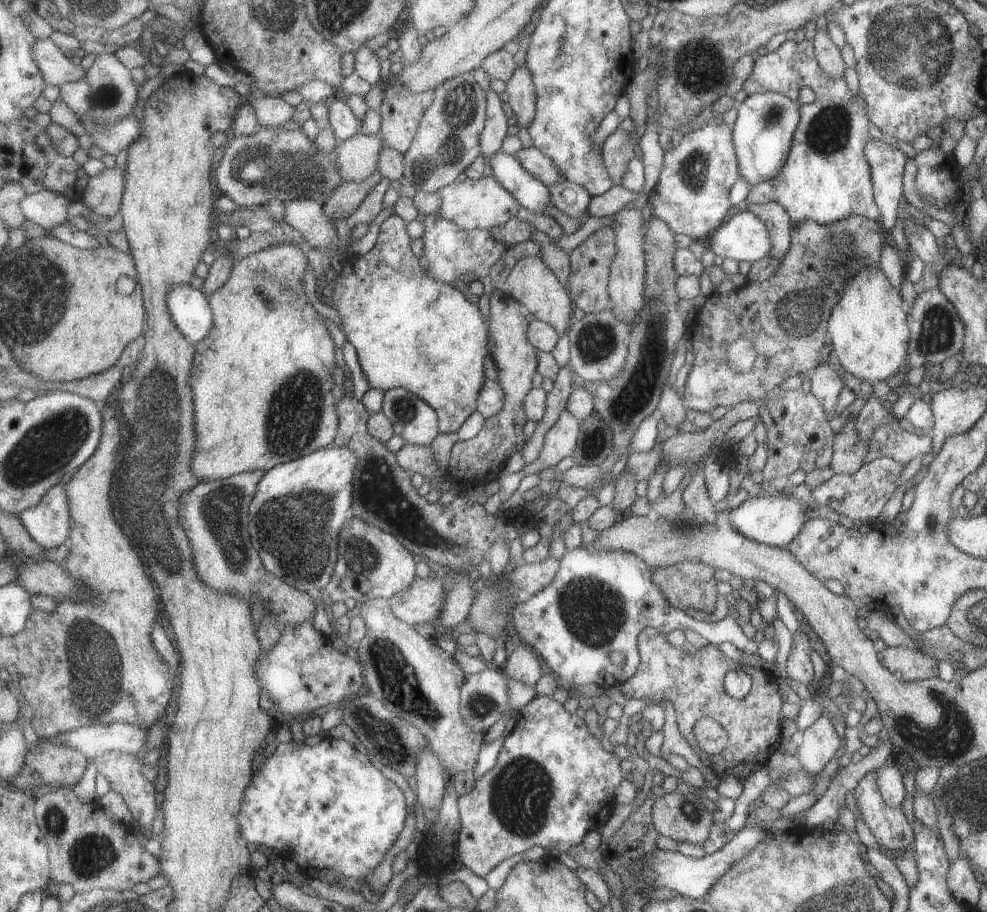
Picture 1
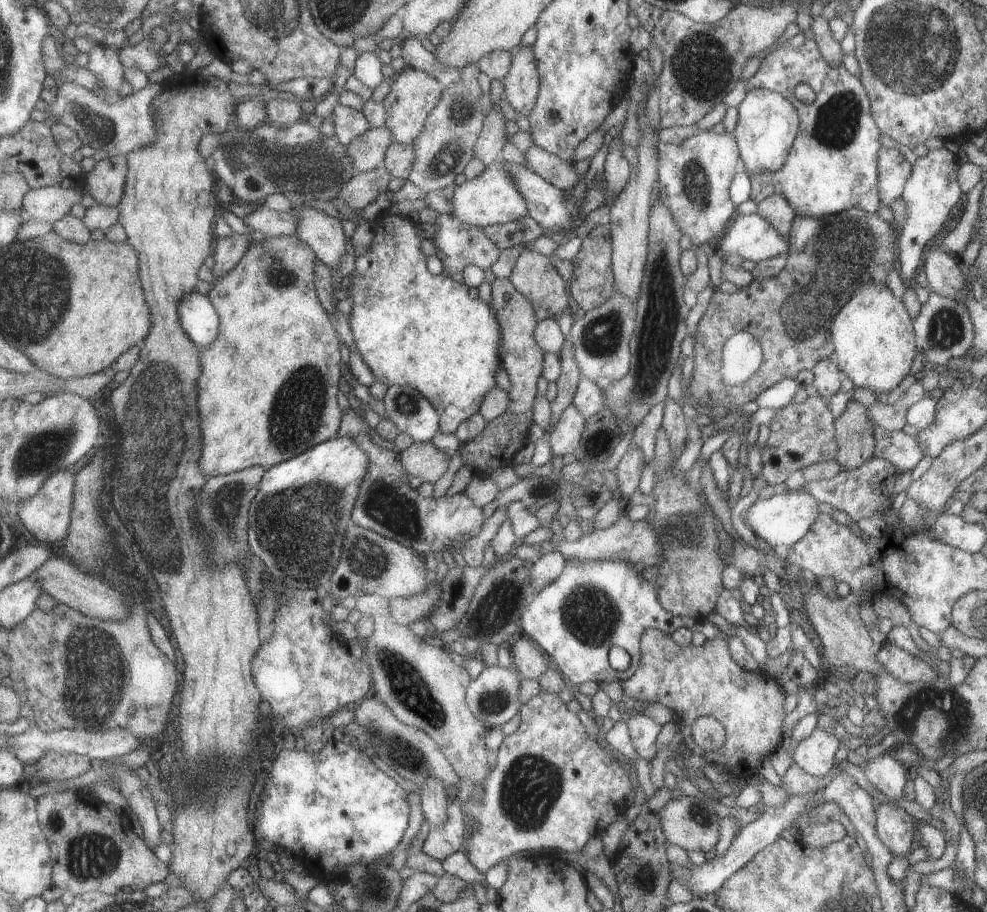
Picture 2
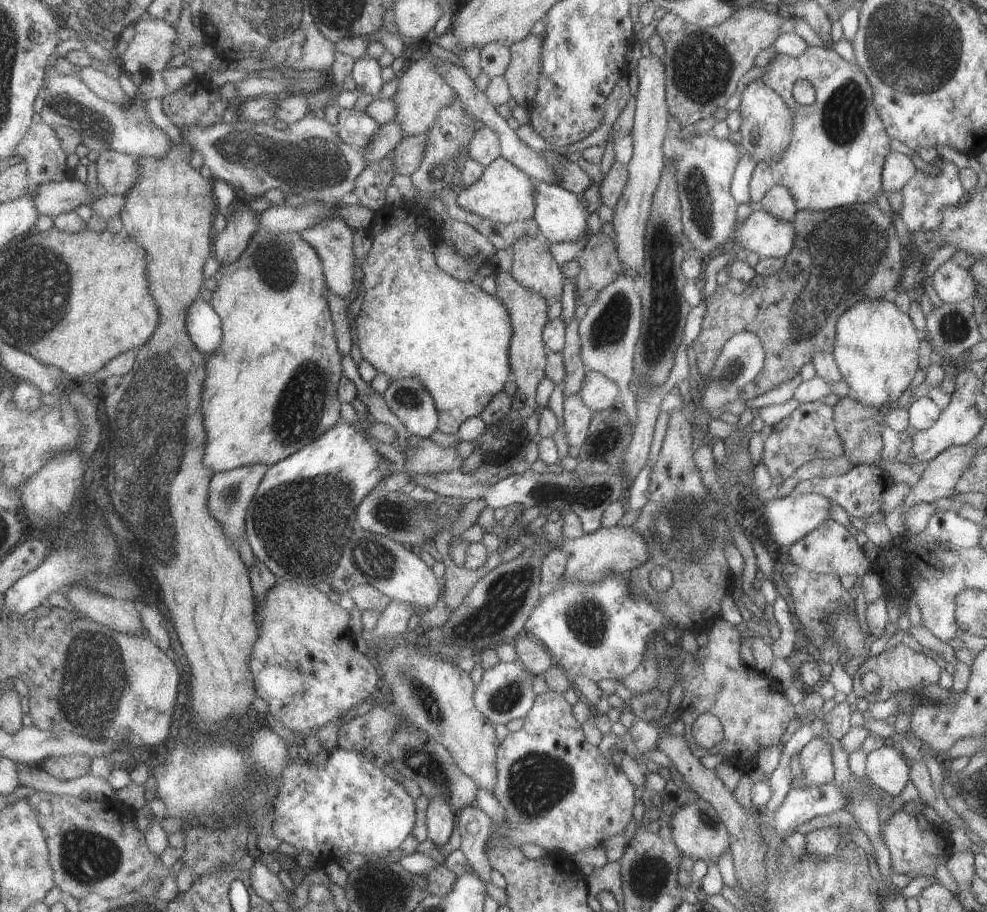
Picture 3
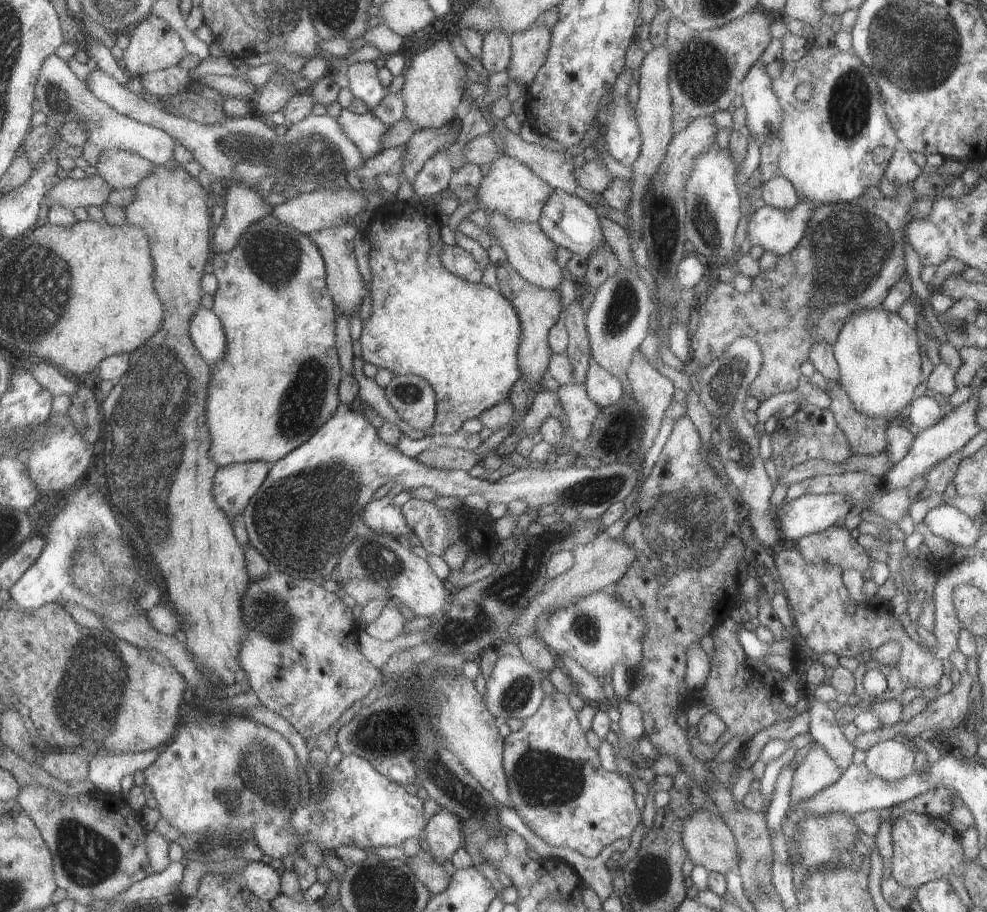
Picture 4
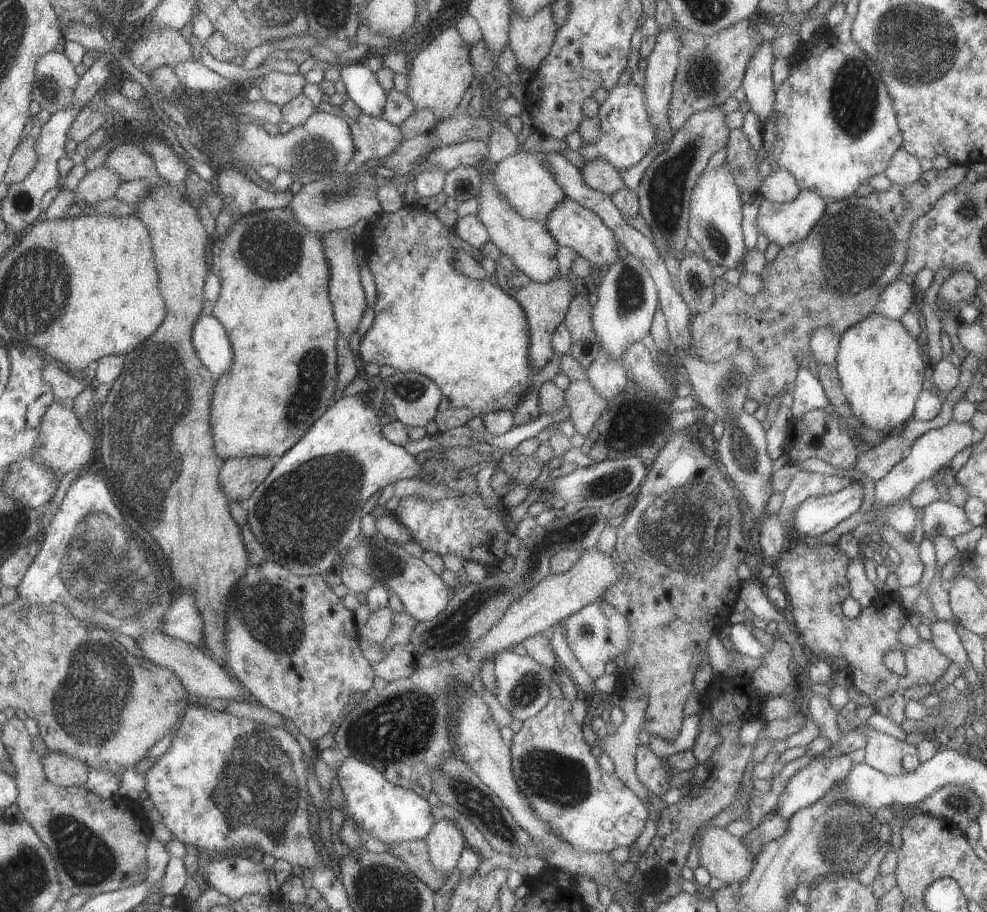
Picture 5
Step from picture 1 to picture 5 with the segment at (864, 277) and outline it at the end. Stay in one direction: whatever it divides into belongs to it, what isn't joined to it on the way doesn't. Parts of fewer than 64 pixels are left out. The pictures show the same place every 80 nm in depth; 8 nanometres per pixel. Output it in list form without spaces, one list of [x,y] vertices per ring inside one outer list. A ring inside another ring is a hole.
[[[871,314],[839,337],[836,372],[851,414],[865,428],[891,434],[912,420],[913,408],[928,370],[918,342],[901,322]]]

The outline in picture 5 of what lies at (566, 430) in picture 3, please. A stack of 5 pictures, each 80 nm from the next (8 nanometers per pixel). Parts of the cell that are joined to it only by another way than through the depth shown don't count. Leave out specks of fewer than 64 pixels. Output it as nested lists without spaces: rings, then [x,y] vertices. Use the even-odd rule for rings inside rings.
[[[585,379],[571,381],[562,391],[565,405],[569,408],[569,420],[573,423],[575,432],[582,436],[589,434],[597,416],[605,410],[607,400],[597,394],[597,390]]]

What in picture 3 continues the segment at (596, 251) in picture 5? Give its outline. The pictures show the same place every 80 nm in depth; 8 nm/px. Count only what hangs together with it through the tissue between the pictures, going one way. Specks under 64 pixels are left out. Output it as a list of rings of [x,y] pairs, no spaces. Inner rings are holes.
[[[533,179],[533,202],[535,202],[534,222],[540,235],[549,243],[573,242],[579,236],[589,238],[586,232],[586,220],[589,217],[586,212],[587,207],[581,205],[577,195],[556,184],[547,184]]]

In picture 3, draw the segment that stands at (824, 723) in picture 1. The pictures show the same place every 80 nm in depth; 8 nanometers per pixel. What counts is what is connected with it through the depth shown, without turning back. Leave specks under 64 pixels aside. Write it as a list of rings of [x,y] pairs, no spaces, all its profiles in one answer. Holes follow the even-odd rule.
[[[814,736],[799,750],[797,759],[803,774],[803,786],[799,789],[831,783],[834,769],[829,744],[823,738]]]

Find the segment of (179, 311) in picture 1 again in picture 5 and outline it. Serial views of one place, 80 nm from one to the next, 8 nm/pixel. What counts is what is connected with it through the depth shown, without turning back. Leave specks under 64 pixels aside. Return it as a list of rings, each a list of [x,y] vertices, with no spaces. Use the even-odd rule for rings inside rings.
[[[202,314],[193,332],[194,346],[201,362],[218,379],[235,364],[235,350],[225,326],[213,314]]]

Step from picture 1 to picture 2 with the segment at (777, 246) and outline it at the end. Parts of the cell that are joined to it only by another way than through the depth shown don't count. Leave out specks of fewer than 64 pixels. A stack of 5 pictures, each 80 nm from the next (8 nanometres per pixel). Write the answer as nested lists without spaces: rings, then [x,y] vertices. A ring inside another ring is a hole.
[[[771,194],[767,198],[763,198],[755,208],[761,218],[765,218],[765,222],[769,222],[777,234],[781,234],[781,238],[789,239],[789,232],[793,225],[795,216],[793,208],[785,202],[779,194]]]

